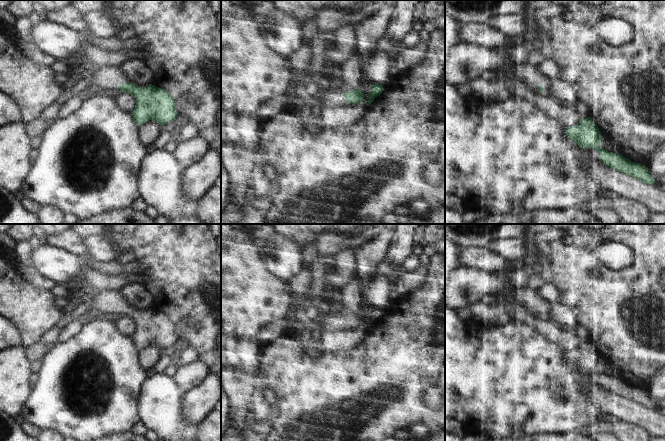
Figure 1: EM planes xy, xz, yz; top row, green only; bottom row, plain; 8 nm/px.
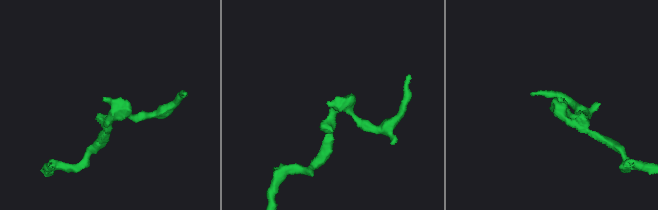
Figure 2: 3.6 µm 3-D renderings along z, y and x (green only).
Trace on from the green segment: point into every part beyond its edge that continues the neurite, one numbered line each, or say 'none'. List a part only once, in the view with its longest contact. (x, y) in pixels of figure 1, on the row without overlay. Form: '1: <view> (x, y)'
1: xz (333, 320)

